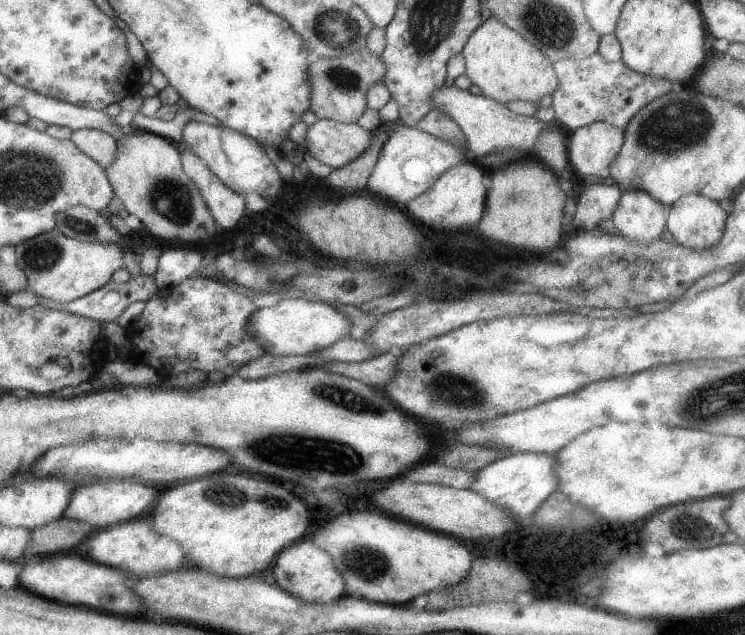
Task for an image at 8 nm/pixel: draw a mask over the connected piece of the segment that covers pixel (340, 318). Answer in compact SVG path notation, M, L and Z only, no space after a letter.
M301 298L273 302L272 306L255 309L245 322L245 332L257 341L264 353L274 357L304 355L319 352L335 340L347 336L352 325L348 316L335 310L324 301L310 301Z

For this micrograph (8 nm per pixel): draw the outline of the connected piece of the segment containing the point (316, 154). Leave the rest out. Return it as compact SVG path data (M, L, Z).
M318 119L305 132L307 153L317 162L332 169L339 169L354 160L369 145L373 132L360 128L356 123L339 123L332 119Z

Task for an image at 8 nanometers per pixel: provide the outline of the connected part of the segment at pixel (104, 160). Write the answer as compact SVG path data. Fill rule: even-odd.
M79 129L71 131L69 139L101 168L111 164L115 158L117 142L110 134L95 129Z

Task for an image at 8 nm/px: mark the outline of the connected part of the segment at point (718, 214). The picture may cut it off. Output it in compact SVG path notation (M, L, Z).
M699 194L681 196L669 206L665 227L678 244L693 249L715 245L725 230L727 205Z

